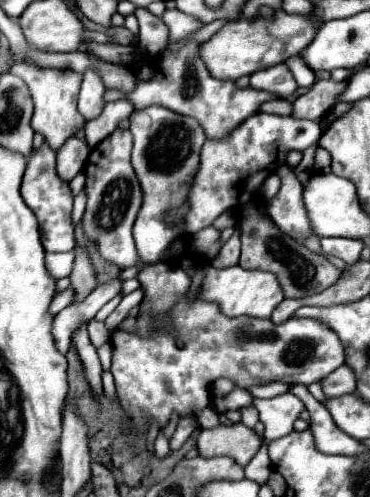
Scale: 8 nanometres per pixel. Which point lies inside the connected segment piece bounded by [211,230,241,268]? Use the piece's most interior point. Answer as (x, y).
(229, 256)

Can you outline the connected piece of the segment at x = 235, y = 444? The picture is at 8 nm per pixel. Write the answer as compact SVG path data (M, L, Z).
M239 422L233 426L217 426L211 430L201 430L197 450L201 458L229 456L235 462L239 462L239 466L247 466L247 462L255 456L261 444L263 442L255 436L255 432Z

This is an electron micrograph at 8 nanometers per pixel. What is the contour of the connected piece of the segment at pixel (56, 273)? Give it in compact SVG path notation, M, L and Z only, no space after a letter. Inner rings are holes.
M65 252L65 254L47 254L45 256L45 266L47 272L51 274L51 278L63 278L65 276L65 268L71 268L73 264L73 252Z

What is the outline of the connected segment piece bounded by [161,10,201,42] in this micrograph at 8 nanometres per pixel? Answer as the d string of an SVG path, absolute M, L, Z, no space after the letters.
M167 10L161 18L169 26L169 42L181 40L181 38L189 36L191 32L195 32L197 28L201 28L201 24L195 18L187 16L179 10Z

